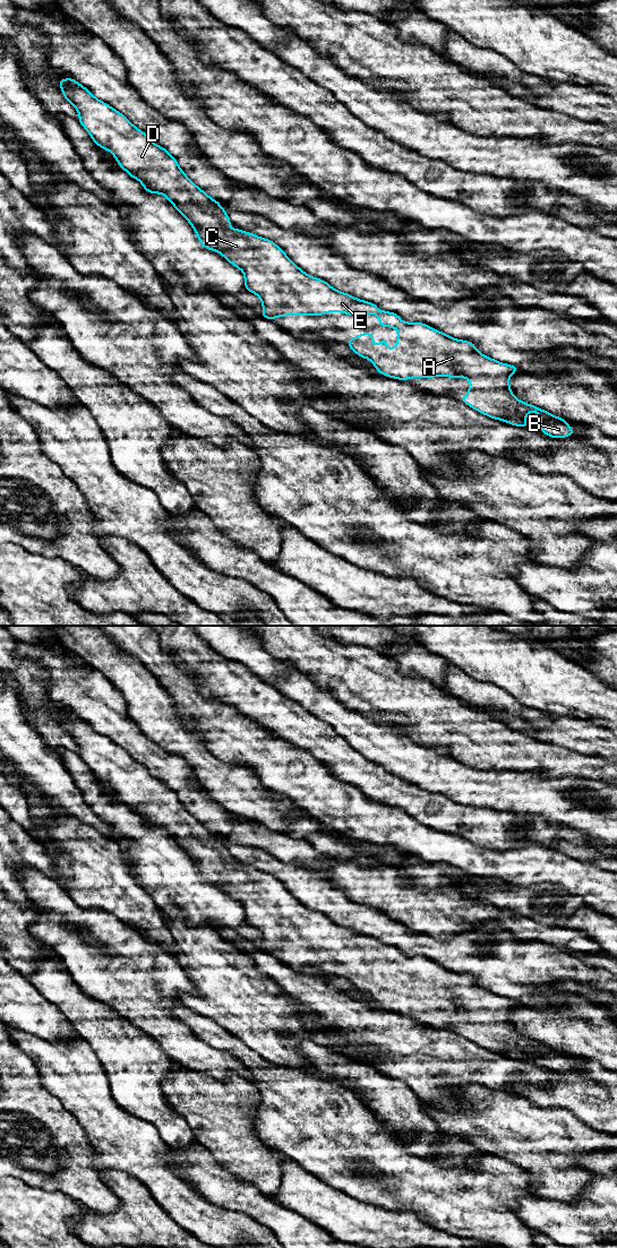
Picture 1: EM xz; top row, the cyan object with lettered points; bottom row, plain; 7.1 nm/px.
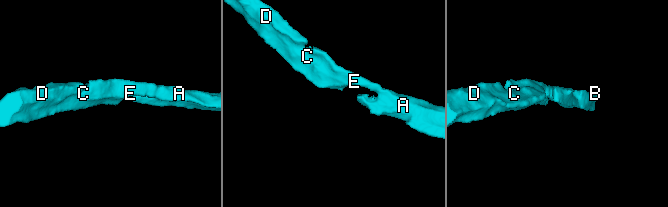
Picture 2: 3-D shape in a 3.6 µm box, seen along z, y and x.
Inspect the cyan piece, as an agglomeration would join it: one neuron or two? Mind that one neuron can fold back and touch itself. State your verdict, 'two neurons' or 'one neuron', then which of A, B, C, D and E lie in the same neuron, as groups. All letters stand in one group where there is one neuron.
one neuron; A B C D E

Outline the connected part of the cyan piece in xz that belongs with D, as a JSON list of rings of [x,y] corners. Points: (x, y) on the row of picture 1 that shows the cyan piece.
[[[69,77],[67,79],[59,80],[58,84],[61,87],[62,95],[77,110],[79,114],[78,121],[89,134],[94,143],[105,150],[111,152],[120,167],[123,171],[127,171],[131,178],[139,180],[147,192],[154,195],[164,195],[166,199],[175,207],[175,209],[181,215],[183,215],[188,223],[194,227],[196,235],[198,236],[204,248],[221,253],[234,267],[242,270],[245,275],[246,291],[257,294],[263,303],[263,318],[272,320],[274,318],[284,316],[323,316],[326,312],[343,312],[345,315],[377,315],[379,320],[378,326],[387,326],[399,329],[396,347],[387,348],[386,343],[388,339],[385,338],[379,341],[379,347],[376,348],[374,346],[372,339],[374,334],[371,333],[361,333],[359,337],[350,337],[348,346],[359,356],[370,360],[374,367],[378,370],[378,373],[404,381],[410,378],[468,378],[470,380],[469,394],[466,396],[462,396],[460,401],[471,406],[475,411],[489,418],[505,421],[509,424],[523,428],[529,427],[529,423],[525,420],[525,415],[530,412],[534,412],[541,416],[541,424],[539,425],[539,429],[542,433],[551,438],[564,438],[575,434],[575,431],[569,428],[566,420],[555,416],[534,405],[526,404],[514,396],[509,388],[508,379],[513,373],[519,371],[520,368],[498,362],[481,354],[475,348],[475,345],[469,341],[453,338],[422,322],[402,322],[402,318],[394,312],[388,312],[383,309],[377,311],[377,304],[362,301],[360,299],[353,298],[350,294],[340,292],[333,289],[327,282],[320,278],[315,278],[305,273],[273,241],[259,238],[254,233],[247,233],[239,229],[233,229],[231,231],[231,221],[223,207],[218,204],[217,200],[212,199],[205,191],[203,191],[190,179],[187,178],[186,173],[178,165],[177,160],[166,149],[154,144],[146,134],[136,128],[123,114],[115,111],[109,104],[97,100],[86,87],[82,86],[78,81]]]

